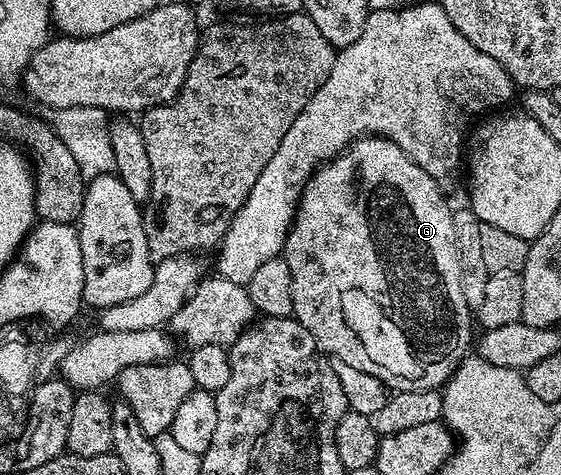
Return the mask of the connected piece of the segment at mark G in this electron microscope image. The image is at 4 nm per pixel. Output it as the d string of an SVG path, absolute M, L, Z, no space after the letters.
M366 136L359 141L353 141L343 153L332 158L331 161L320 166L312 174L304 194L300 197L300 207L296 210L296 220L292 222L292 229L284 244L282 254L284 262L290 267L292 276L292 294L294 295L293 314L310 335L320 344L325 354L343 359L361 371L382 379L382 383L389 390L401 393L402 391L426 391L427 389L440 389L448 384L456 369L469 356L468 344L472 341L472 325L474 329L474 313L468 308L466 295L462 295L462 275L460 274L460 260L458 247L454 239L454 219L452 218L453 206L448 206L448 201L443 197L442 186L402 147L398 147L385 137Z

